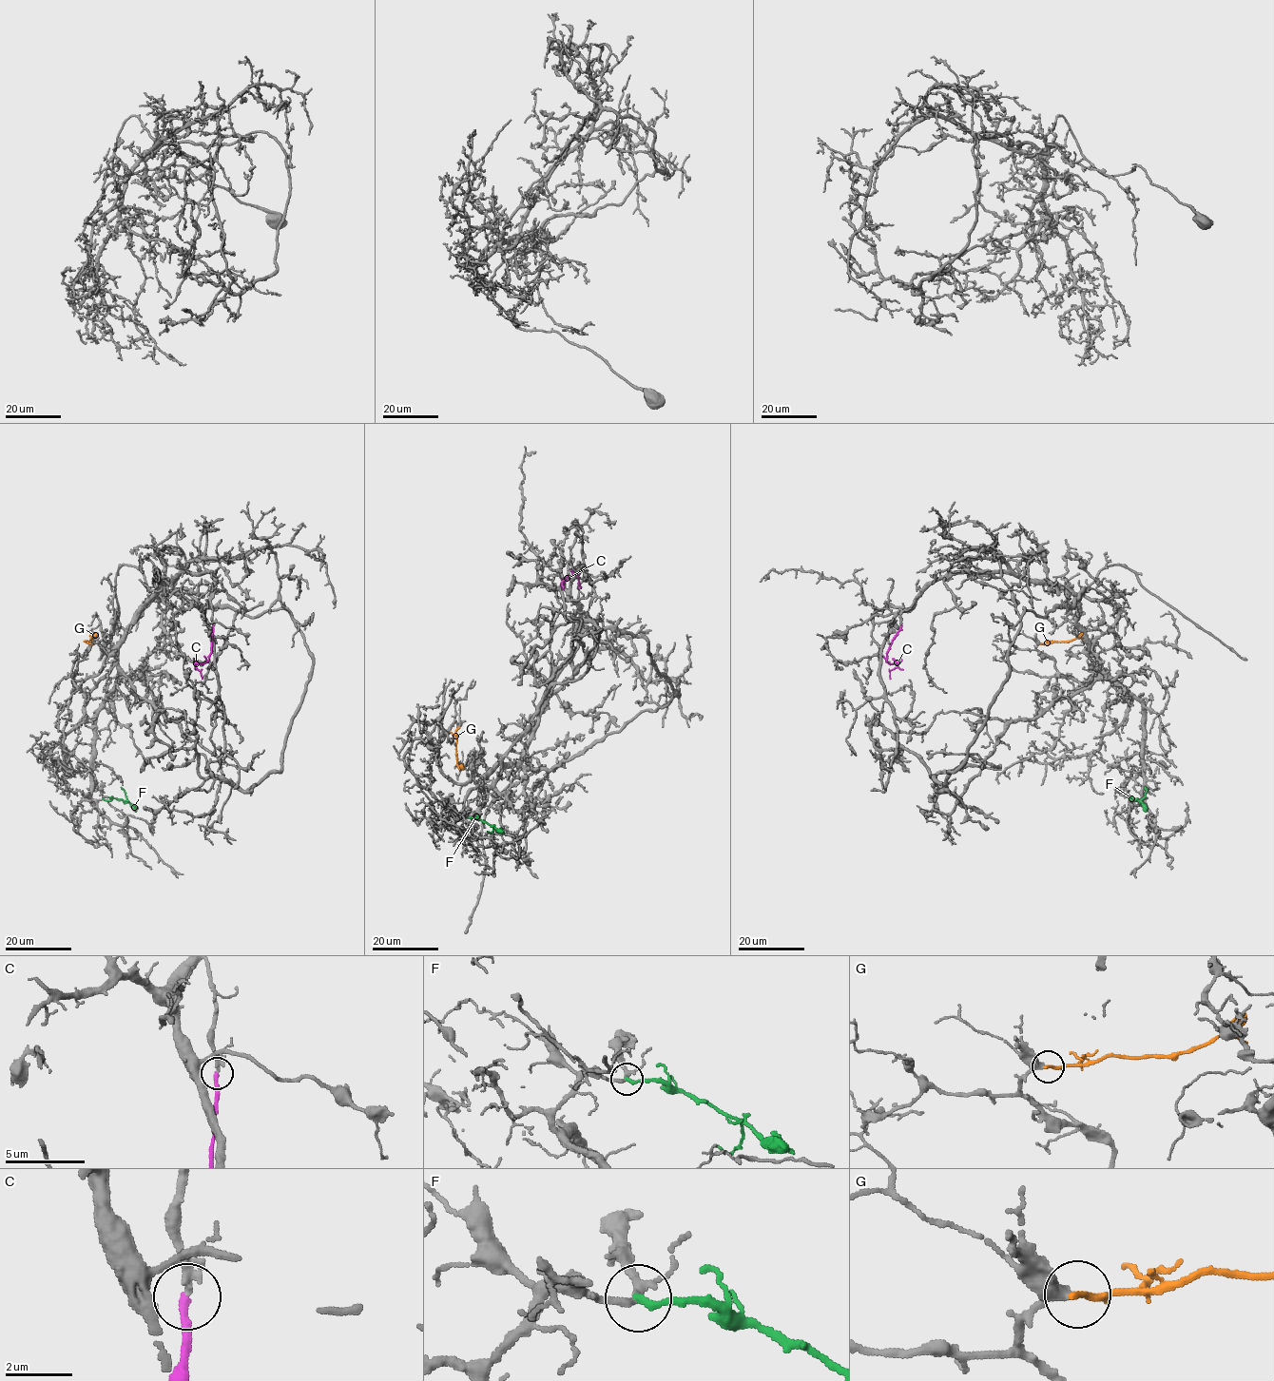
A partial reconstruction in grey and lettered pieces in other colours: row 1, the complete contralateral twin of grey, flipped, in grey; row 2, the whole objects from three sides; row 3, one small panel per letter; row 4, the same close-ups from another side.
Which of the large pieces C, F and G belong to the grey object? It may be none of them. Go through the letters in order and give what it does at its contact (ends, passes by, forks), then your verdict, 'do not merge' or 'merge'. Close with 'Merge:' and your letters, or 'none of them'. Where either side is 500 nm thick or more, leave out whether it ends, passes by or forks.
C: it ends there; merge
F: it ends there; do not merge
G: it ends there; do not merge
Merge: C

